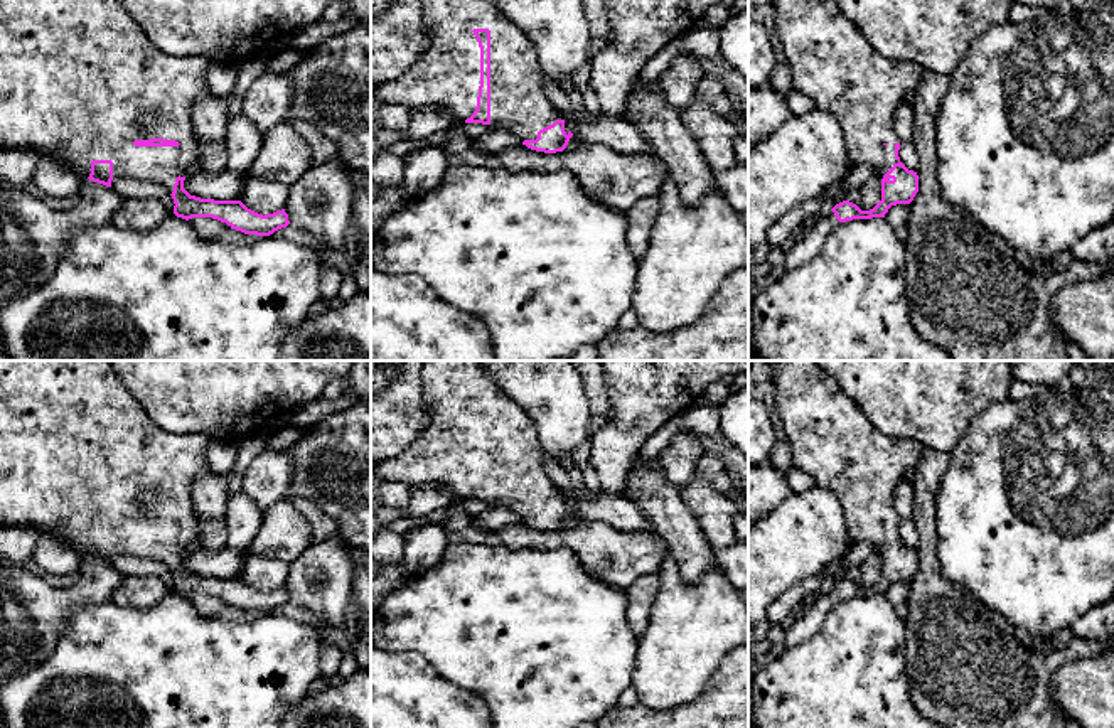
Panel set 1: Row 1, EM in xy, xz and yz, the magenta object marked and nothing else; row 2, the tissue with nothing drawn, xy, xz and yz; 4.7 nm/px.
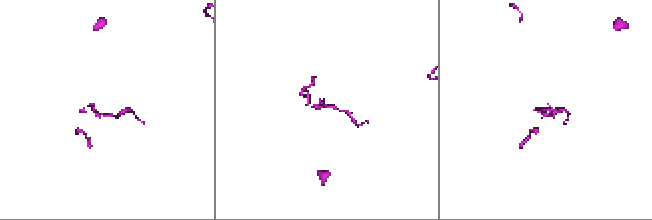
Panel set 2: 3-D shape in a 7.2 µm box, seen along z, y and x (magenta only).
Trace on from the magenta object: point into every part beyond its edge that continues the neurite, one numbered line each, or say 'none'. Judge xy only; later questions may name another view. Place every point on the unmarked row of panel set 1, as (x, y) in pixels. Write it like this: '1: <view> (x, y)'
1: xy (80, 459)

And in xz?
1: xz (447, 450)

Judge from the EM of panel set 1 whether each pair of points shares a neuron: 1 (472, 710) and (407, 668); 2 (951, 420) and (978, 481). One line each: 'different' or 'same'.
1: same
2: different

